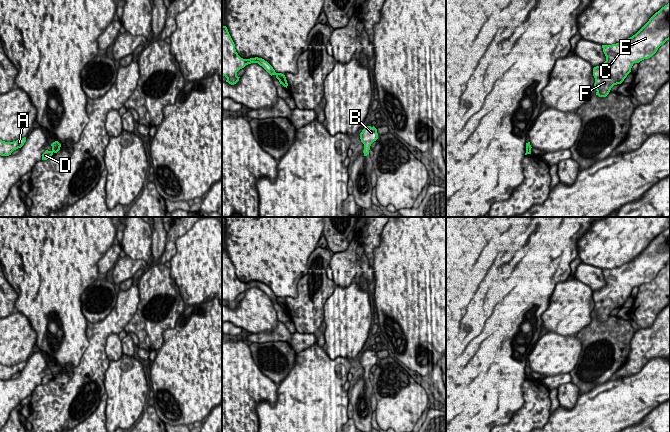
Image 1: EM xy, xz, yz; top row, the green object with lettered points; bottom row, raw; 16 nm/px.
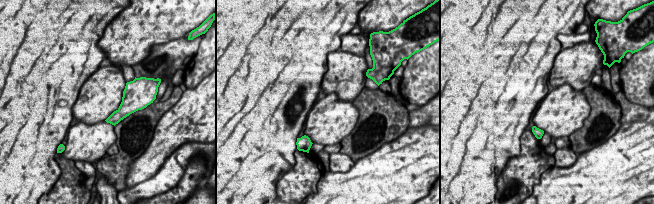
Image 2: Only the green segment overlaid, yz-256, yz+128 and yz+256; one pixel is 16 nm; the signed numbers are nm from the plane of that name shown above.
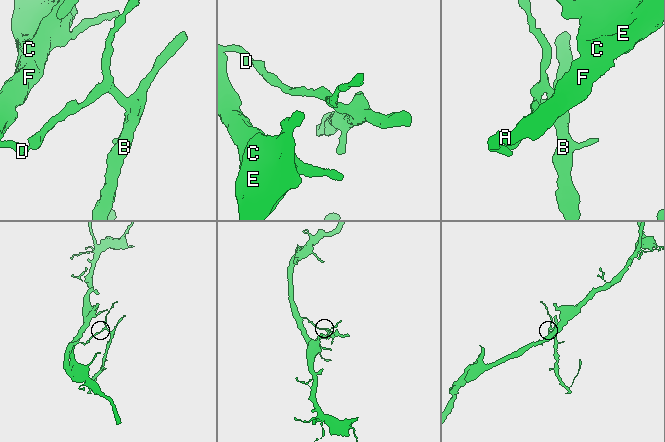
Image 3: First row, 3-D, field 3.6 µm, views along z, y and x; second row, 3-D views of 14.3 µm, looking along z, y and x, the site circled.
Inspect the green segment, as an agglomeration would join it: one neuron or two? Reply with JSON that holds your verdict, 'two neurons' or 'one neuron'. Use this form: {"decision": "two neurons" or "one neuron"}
{"decision": "two neurons"}

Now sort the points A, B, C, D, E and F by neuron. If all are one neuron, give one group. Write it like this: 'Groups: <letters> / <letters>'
Groups: A C D E F / B

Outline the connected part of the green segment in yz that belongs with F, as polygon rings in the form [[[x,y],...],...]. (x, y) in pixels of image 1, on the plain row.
[[[670,226],[656,236],[649,245],[632,261],[612,269],[602,269],[606,285],[593,292],[596,319],[606,321],[614,309],[621,308],[631,296],[634,287],[652,281],[670,263]]]

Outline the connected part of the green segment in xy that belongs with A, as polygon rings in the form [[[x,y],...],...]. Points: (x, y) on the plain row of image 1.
[[[26,361],[20,362],[13,366],[5,366],[0,363],[0,379],[1,380],[11,379],[11,377],[14,374],[21,372],[25,366],[26,366]]]

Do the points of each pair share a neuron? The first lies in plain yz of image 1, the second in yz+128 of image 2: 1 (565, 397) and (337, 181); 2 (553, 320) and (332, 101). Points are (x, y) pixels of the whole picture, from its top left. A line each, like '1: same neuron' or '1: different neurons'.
1: different neurons
2: different neurons

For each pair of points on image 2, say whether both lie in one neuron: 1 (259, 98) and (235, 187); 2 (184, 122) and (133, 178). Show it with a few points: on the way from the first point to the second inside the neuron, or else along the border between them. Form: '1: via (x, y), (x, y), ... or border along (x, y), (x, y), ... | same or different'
1: via (237, 120), (235, 122), (235, 165) | same
2: via (170, 136), (147, 164) | same

